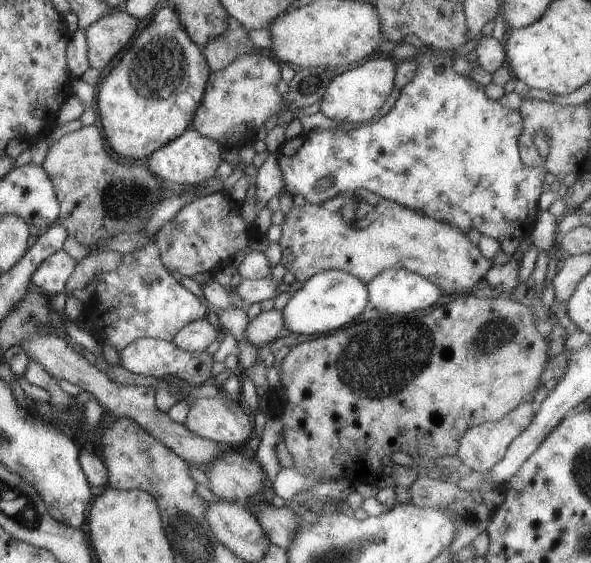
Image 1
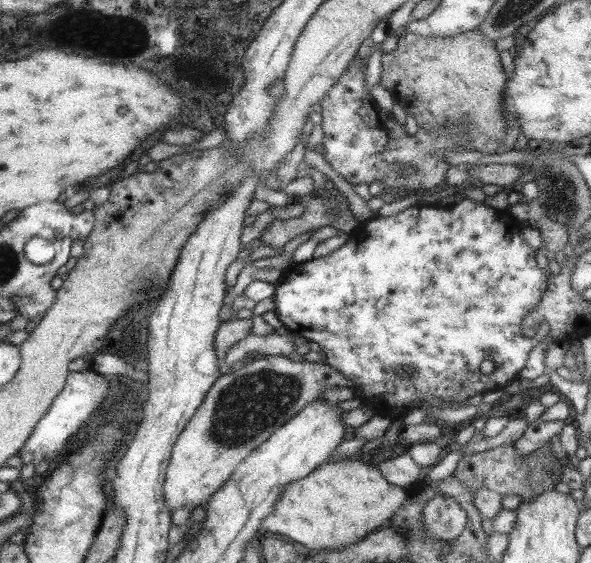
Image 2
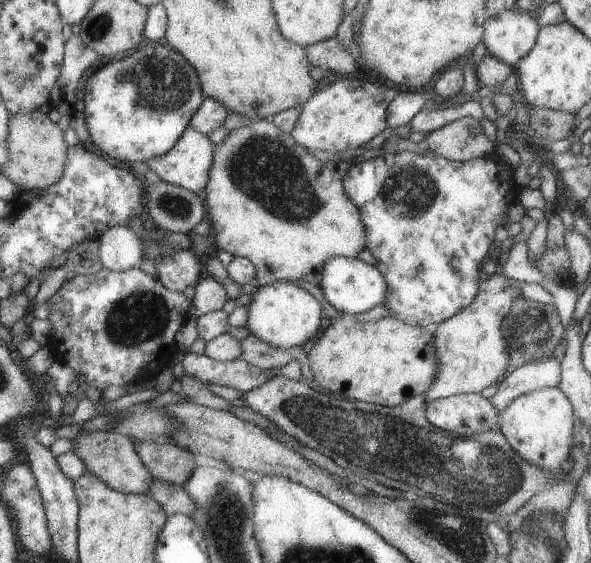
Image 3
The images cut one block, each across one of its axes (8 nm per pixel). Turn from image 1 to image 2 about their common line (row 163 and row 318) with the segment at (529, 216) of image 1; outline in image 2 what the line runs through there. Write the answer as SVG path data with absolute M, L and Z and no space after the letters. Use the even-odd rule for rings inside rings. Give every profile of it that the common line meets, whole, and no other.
M461 199L452 205L419 205L415 204L411 207L402 210L402 212L394 214L393 216L381 217L376 216L375 218L369 218L365 222L359 223L358 226L349 234L349 238L346 241L346 244L341 248L338 248L336 252L332 252L330 256L322 256L322 258L316 258L312 260L308 260L308 262L302 263L292 263L286 269L284 269L281 277L278 282L275 284L275 295L273 296L274 304L275 304L275 312L280 318L280 322L292 333L295 333L298 336L302 336L302 338L306 338L308 341L312 343L318 343L320 346L320 350L325 353L327 356L326 361L328 365L332 368L335 368L337 371L343 373L344 378L351 383L351 387L353 390L357 392L357 397L360 399L364 399L363 404L371 404L372 407L376 407L376 414L383 415L388 417L390 420L396 419L398 415L408 414L411 410L416 407L418 403L414 403L416 399L420 401L425 401L423 399L423 395L426 393L434 395L438 397L438 399L444 401L445 405L455 404L457 406L461 404L465 404L467 399L470 397L474 397L475 395L483 395L486 391L494 391L500 390L510 384L512 381L518 379L518 374L522 368L524 368L526 364L526 360L528 360L528 353L536 344L540 342L540 337L530 338L524 336L522 332L522 323L524 322L524 317L528 315L528 311L532 311L532 307L536 307L538 303L540 303L540 299L544 296L544 291L548 288L549 278L546 275L546 272L538 266L536 262L537 250L534 250L529 246L529 244L524 241L521 234L521 223L518 219L514 219L512 215L510 215L507 209L495 209L493 207L489 207L485 203L476 202L472 199ZM486 352L496 352L499 357L498 362L495 364L494 372L490 374L484 374L480 371L480 363L486 358Z

